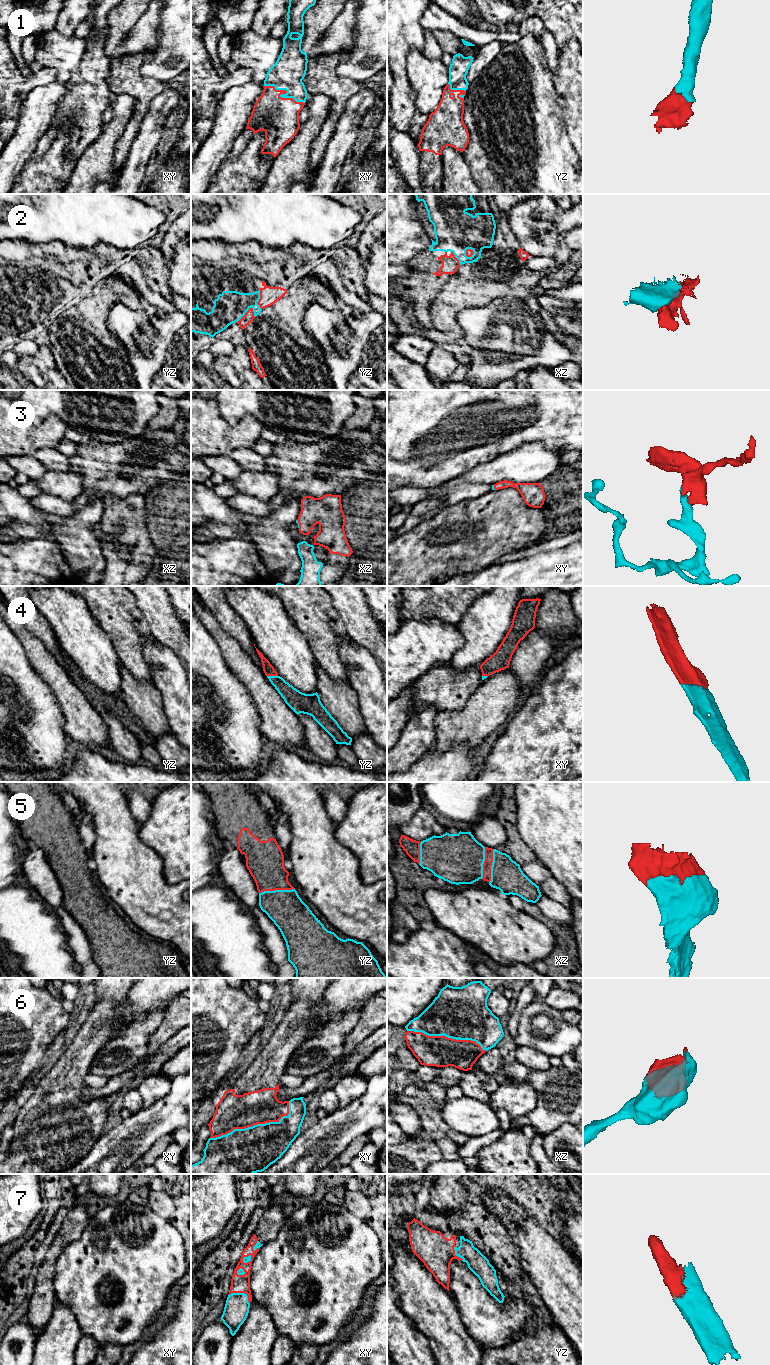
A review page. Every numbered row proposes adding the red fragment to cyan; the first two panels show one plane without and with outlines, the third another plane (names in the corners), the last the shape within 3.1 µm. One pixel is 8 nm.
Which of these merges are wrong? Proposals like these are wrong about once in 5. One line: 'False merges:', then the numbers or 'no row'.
False merges: no row

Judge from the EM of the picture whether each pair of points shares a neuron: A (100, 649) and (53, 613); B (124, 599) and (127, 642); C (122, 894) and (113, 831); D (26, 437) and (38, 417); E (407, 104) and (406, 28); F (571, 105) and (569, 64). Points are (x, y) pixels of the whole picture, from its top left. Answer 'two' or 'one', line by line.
A: one
B: one
C: one
D: two
E: one
F: one

